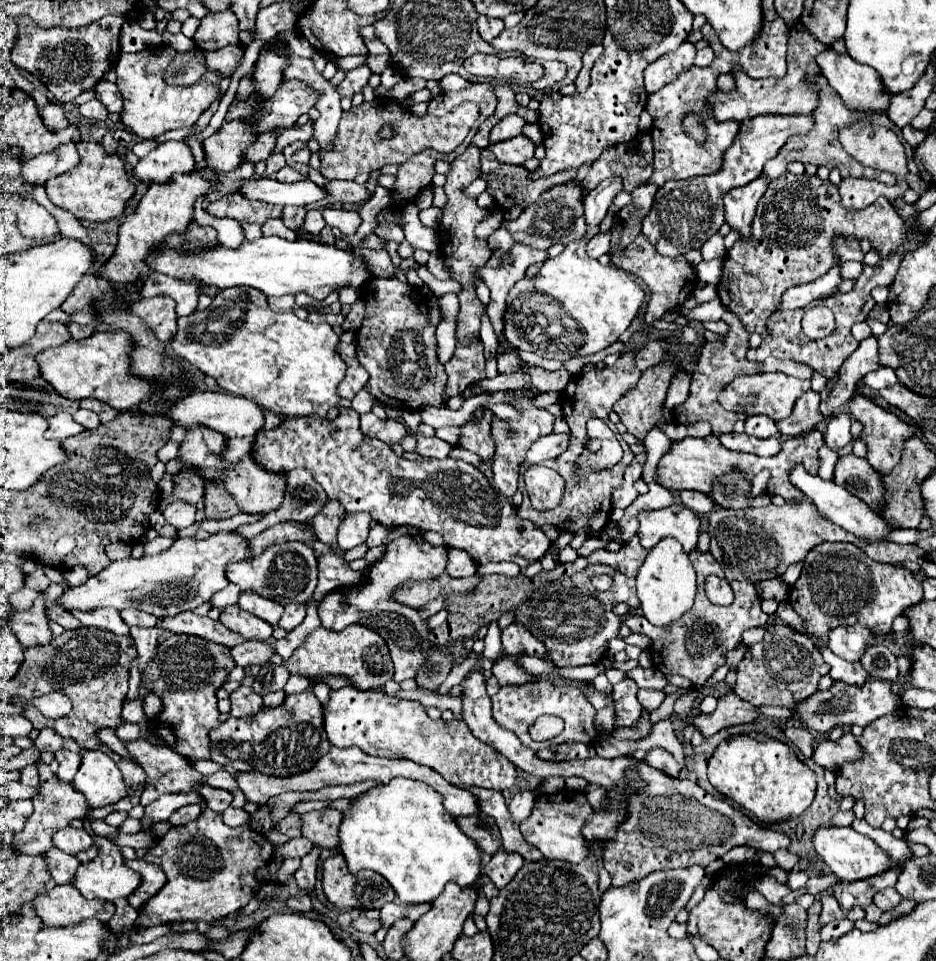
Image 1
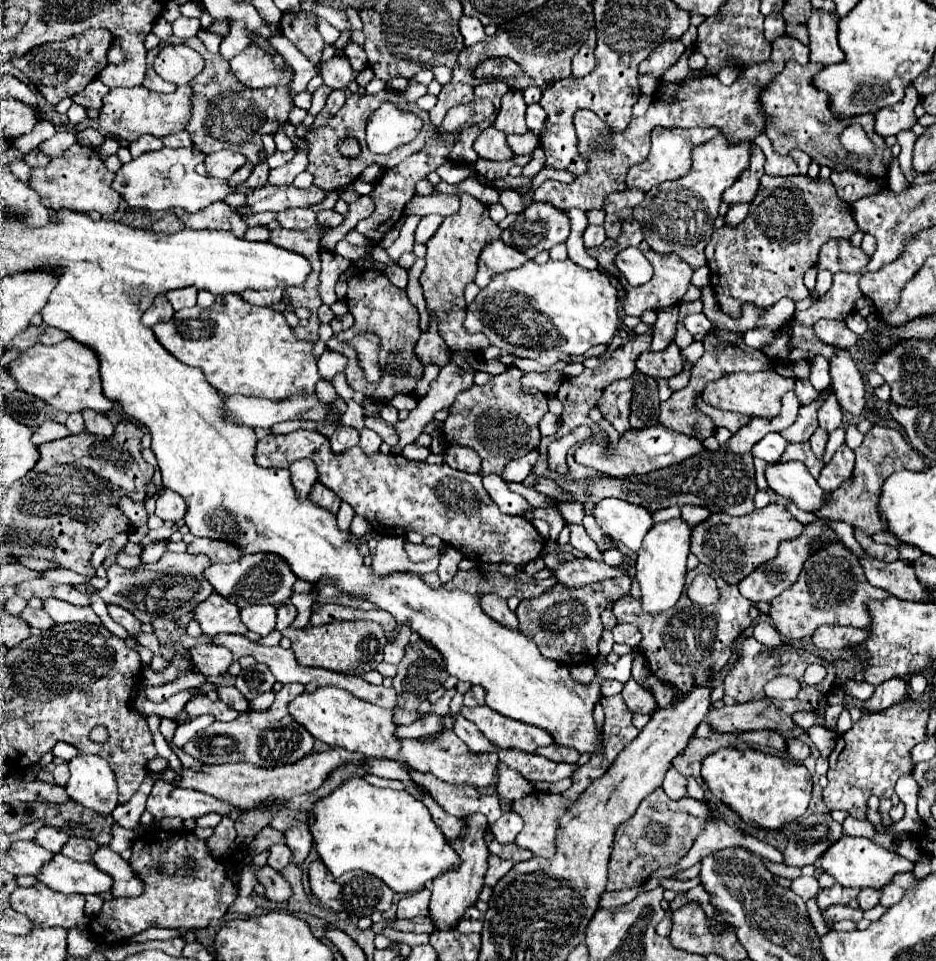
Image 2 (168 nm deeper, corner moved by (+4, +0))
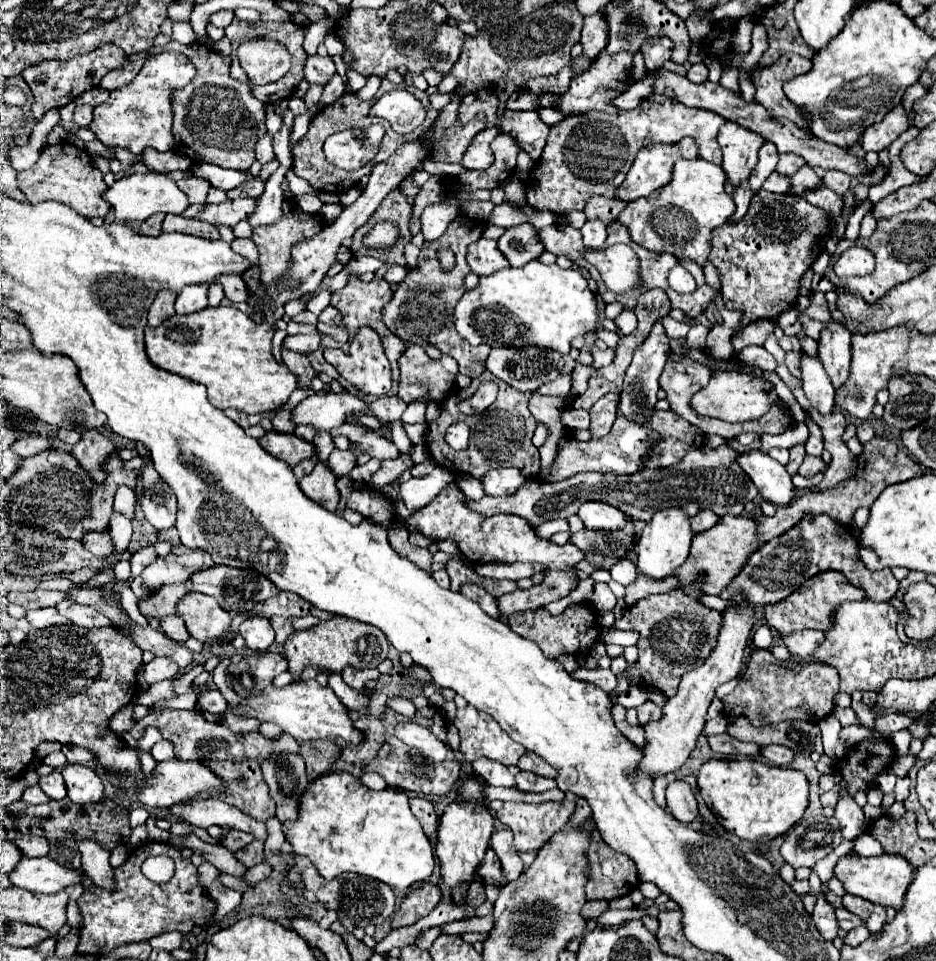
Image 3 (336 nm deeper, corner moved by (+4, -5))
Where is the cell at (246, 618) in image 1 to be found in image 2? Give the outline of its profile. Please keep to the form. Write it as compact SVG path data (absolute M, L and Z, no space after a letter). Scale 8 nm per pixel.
M212 593L194 609L194 619L198 619L206 635L216 633L246 633L246 625L240 621L240 609L234 603L228 603L218 593Z

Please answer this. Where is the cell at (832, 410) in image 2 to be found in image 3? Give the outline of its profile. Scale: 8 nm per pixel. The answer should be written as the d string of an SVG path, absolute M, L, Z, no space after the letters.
M802 354L800 362L802 370L802 388L812 402L822 414L828 414L834 410L834 386L820 362L818 356L808 356Z

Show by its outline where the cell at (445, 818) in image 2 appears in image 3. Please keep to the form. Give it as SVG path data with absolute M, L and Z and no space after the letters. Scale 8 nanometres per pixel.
M410 798L410 810L418 818L418 822L422 824L426 836L432 836L438 826L438 818L434 814L432 804L426 798Z

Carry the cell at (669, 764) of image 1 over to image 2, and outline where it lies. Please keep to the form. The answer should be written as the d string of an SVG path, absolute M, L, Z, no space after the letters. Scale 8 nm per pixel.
M672 765L666 775L664 775L664 783L662 783L664 791L668 797L672 799L680 799L680 797L686 797L686 777L678 773L678 769Z

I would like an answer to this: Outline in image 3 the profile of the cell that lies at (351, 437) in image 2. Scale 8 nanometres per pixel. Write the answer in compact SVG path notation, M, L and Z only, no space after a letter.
M332 450L330 454L330 466L338 474L338 478L346 476L356 466L356 456L350 450Z

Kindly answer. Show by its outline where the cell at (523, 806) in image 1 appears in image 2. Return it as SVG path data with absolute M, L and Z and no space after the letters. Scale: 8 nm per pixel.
M510 809L492 825L492 833L500 843L510 843L516 839L516 835L522 831L522 827L524 827L524 819L520 817L520 813Z

